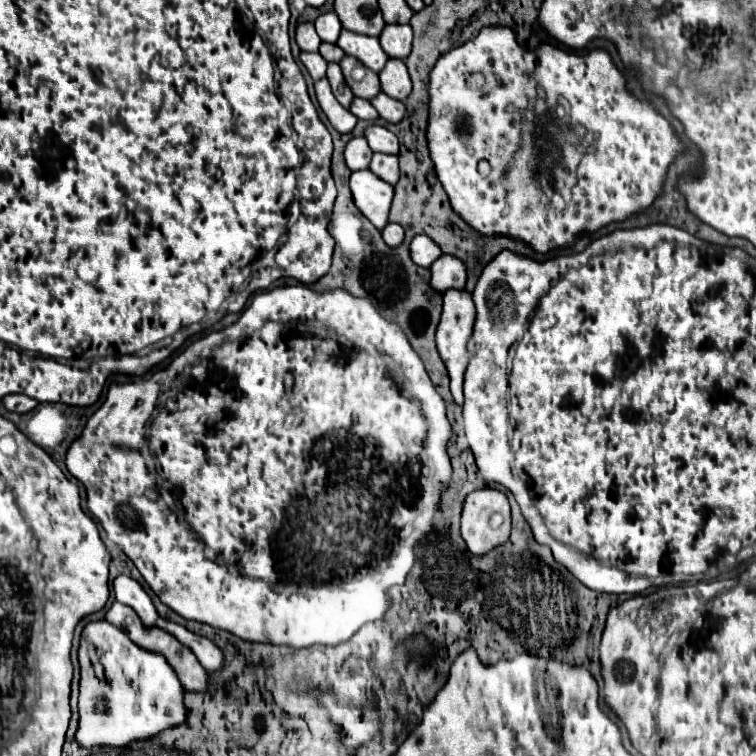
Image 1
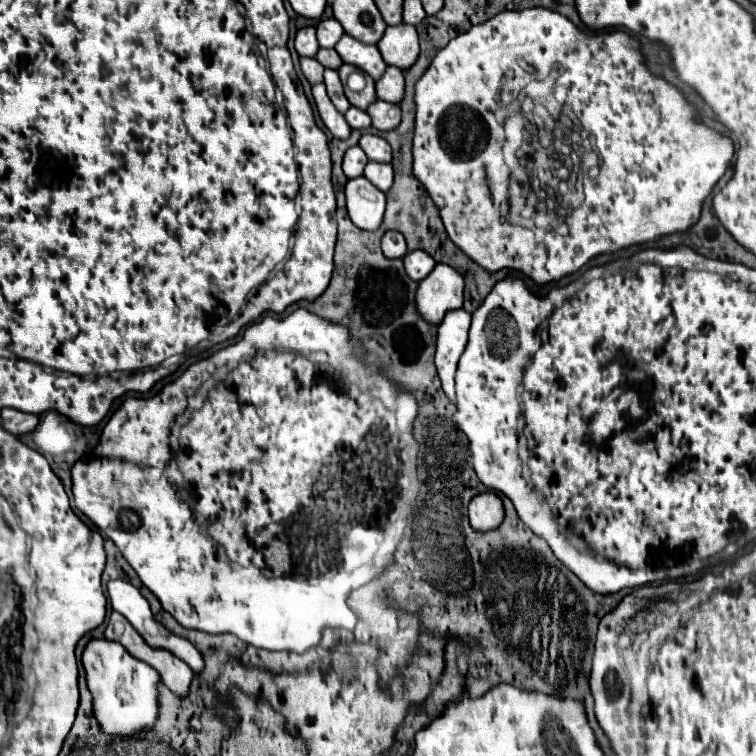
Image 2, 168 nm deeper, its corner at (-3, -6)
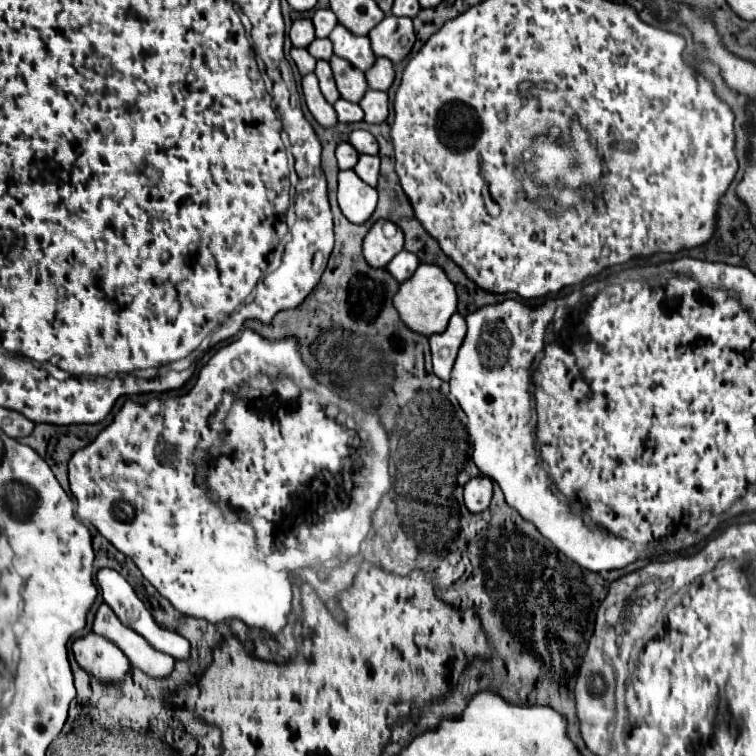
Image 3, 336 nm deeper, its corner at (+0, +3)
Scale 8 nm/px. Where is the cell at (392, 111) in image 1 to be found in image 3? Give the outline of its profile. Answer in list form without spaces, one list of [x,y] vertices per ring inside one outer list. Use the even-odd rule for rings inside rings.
[[[368,89],[360,101],[360,107],[364,109],[366,123],[384,123],[388,117],[388,95],[384,91]]]

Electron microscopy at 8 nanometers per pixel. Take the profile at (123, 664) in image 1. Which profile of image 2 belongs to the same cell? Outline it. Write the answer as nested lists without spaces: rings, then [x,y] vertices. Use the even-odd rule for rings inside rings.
[[[105,638],[91,640],[83,650],[83,668],[87,672],[87,686],[95,702],[95,718],[107,734],[137,734],[149,728],[157,718],[157,682],[159,676],[141,660],[135,660],[119,642]]]

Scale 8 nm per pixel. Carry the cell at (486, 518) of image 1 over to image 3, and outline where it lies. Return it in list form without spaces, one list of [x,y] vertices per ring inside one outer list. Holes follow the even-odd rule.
[[[476,477],[464,487],[464,503],[470,513],[482,513],[492,501],[492,481],[488,477]]]

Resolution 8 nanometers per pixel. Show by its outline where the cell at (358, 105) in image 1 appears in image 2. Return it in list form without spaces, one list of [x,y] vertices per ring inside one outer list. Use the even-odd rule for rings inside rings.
[[[353,106],[345,112],[345,120],[351,128],[369,128],[371,126],[371,118],[367,116],[367,112],[353,108]]]

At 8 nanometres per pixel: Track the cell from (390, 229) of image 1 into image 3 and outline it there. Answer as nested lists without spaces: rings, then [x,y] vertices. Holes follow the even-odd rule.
[[[378,220],[364,239],[364,257],[370,267],[386,267],[390,259],[404,249],[404,233],[398,227],[393,236],[383,233],[383,225],[388,220]]]

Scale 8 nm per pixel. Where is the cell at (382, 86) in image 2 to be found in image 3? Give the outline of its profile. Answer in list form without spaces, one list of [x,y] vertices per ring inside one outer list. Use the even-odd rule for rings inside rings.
[[[378,57],[374,67],[370,67],[366,71],[366,81],[370,89],[378,89],[378,91],[388,91],[394,83],[394,65],[390,59],[386,57]]]

